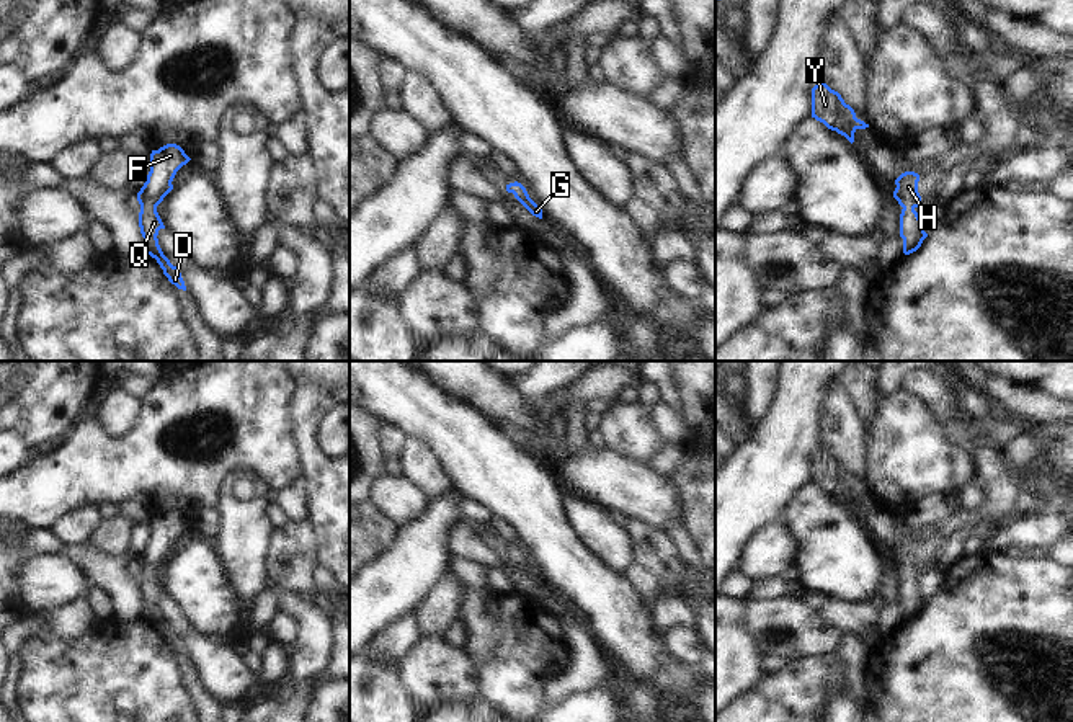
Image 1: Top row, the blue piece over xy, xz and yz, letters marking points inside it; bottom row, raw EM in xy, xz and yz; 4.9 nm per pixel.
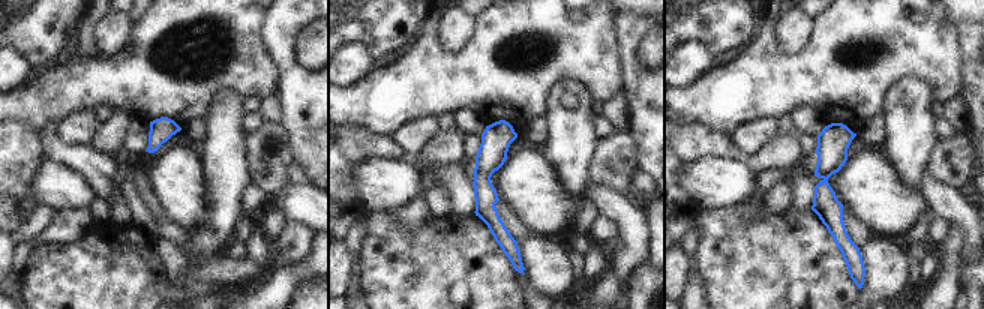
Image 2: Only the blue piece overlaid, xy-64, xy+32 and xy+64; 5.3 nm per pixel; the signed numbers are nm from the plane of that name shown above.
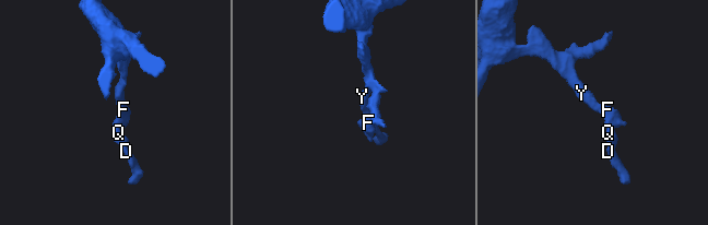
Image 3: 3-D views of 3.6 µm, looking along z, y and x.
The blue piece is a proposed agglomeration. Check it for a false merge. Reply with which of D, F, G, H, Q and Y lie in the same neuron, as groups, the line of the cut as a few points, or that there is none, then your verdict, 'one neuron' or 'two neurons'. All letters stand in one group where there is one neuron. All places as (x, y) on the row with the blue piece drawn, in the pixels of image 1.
groups D F G H Q Y; cut none; one neuron

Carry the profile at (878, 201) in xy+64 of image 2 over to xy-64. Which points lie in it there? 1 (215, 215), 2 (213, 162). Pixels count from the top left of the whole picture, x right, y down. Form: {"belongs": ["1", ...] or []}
{"belongs": []}

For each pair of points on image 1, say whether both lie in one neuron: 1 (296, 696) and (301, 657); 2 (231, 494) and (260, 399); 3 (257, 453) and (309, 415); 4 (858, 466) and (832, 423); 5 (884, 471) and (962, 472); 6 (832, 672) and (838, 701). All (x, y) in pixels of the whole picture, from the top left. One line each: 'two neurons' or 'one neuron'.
1: two neurons
2: two neurons
3: two neurons
4: one neuron
5: one neuron
6: two neurons

